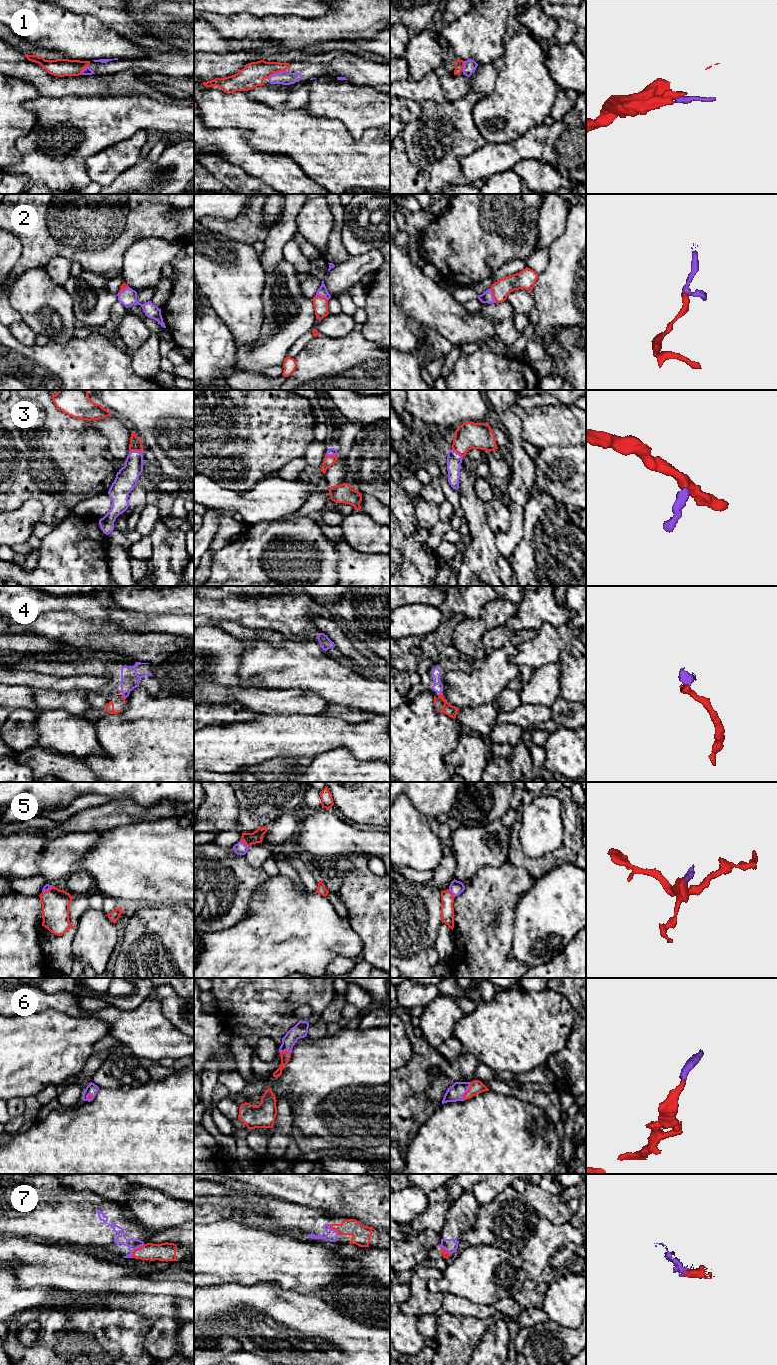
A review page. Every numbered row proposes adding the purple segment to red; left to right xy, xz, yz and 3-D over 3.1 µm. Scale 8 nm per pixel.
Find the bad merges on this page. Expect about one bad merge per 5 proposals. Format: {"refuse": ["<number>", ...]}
{"refuse": []}

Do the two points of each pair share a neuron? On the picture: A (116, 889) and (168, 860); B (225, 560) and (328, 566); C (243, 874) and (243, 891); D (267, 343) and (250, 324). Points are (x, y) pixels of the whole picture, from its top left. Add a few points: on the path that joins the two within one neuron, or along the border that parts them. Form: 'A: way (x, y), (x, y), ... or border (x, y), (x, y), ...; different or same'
A: way (129, 876), (142, 863), (155, 863); same
B: way (255, 550), (274, 532), (315, 537); same
C: way (243, 878), (245, 882), (243, 887); same
D: border (263, 311), (258, 338), (251, 345), (239, 347); different

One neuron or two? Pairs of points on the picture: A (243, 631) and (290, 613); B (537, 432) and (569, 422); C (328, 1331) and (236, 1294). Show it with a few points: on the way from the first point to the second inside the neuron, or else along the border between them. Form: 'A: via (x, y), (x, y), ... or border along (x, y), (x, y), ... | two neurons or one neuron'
A: border along (229, 622), (275, 631) | two neurons
B: via (545, 425), (561, 425) | one neuron
C: via (305, 1316), (274, 1316), (265, 1308), (259, 1307) | one neuron

